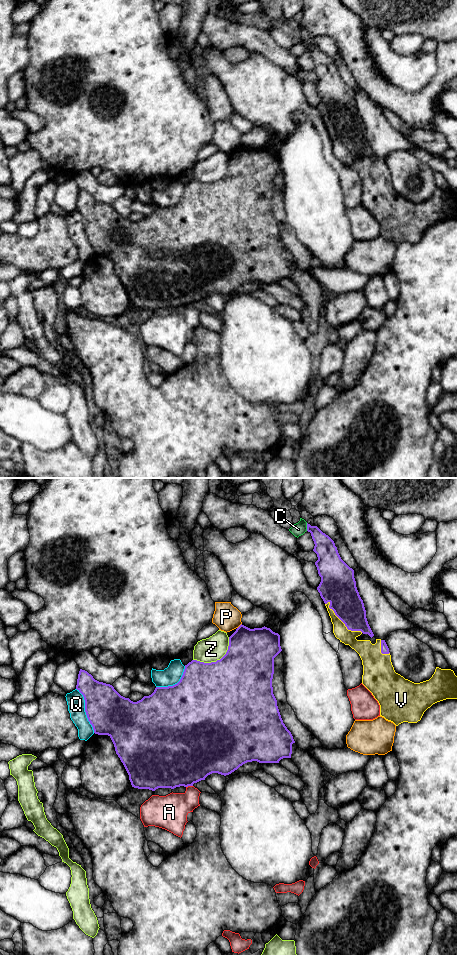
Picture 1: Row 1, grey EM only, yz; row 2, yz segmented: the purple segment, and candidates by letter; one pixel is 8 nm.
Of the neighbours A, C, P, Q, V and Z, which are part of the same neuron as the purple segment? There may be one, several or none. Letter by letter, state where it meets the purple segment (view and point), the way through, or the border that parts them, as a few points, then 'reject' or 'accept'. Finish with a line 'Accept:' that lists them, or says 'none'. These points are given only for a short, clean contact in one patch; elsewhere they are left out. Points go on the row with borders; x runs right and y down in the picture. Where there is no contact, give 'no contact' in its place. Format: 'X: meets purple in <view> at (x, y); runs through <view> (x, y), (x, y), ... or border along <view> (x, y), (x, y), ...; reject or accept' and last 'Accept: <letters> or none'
A: meets purple in yz at (189, 785); reject
C: meets purple in yz at (307, 527); reject
P: meets purple in yz at (239, 626); reject
Q: meets purple in yz at (85, 710); reject
V: meets purple in yz at (341, 620); accept
Z: meets purple in yz at (217, 660); reject
Accept: V

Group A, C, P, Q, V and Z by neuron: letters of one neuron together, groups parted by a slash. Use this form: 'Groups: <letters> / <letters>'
Groups: A / C / P / Q / V / Z

